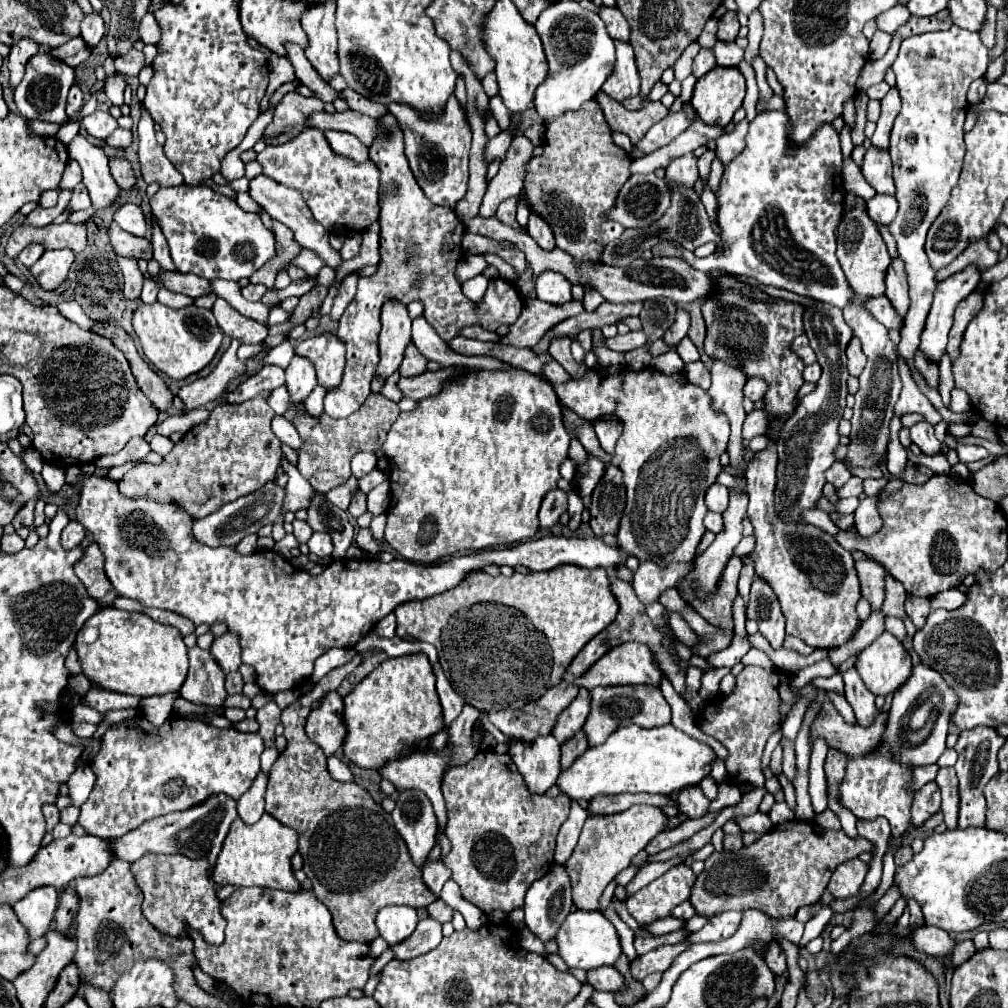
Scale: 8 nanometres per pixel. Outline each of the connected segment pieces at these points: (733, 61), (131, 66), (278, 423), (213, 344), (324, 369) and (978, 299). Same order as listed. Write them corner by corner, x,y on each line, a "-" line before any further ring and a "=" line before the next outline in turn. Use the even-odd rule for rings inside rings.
718,39
716,45
714,45
714,55
716,55
718,65
722,65
722,67
726,67
726,65
728,67
738,67
744,51
732,41
720,41
=
132,49
126,55
116,57
114,67
120,75
138,75
140,69
144,67
144,53
138,49
=
274,415
274,419
272,419
272,431
274,431
274,435
282,443
290,445
292,449
298,449
302,445
302,439
300,439
296,427
284,415
=
140,303
132,315
132,327
142,343
148,361
172,379
186,379
204,369
222,343
222,331
210,309
188,305
184,309
168,309
166,305
=
320,333
304,339
294,347
294,351
308,357
316,365
318,383
322,383
326,389
340,383
346,365
346,345
340,341
340,337
336,337
336,333
=
972,291
970,297
966,297
966,299
956,307
954,325
952,325
952,329
950,329
950,341
948,341
948,347
946,347
946,351
950,353
952,359
958,355
958,347
960,347
960,341
962,341
962,333
964,333
968,321
980,311
982,301
984,301
982,291

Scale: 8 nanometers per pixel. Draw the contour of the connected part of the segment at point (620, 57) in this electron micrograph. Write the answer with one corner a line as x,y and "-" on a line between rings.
614,41
614,45
616,45
614,71
610,73
608,81
604,81
602,91
608,93
612,99
622,101
622,99
638,95
640,77
638,77
638,71
636,71
632,45
628,41

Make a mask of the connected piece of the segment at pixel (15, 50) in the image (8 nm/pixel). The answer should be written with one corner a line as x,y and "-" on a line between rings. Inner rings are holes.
28,39
18,41
12,47
10,57
8,57
8,61
10,61
10,85
12,87
16,87
20,83
20,79
24,77
24,65
26,65
26,61
32,55
36,55
38,51
40,51
40,45
36,45
36,41
28,41

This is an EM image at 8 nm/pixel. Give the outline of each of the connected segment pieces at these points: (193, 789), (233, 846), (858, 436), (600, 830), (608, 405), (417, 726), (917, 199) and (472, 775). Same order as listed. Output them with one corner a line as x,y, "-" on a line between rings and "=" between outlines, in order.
144,715
124,719
110,725
110,729
100,739
100,751
92,757
90,769
96,775
94,789
88,801
80,807
78,823
86,833
96,837
122,837
124,833
136,829
148,819
184,811
192,805
202,803
212,793
226,793
234,799
242,797
252,785
260,771
260,755
264,743
258,733
242,733
236,729
218,729
202,721
170,717
164,725
154,727
=
264,813
262,819
254,825
248,825
240,817
236,817
224,839
212,877
216,883
232,883
240,887
258,885
258,887
270,887
282,891
298,891
300,883
294,879
290,867
290,857
296,853
296,849
298,849
296,831
282,825
270,813
=
858,303
844,307
844,319
852,327
854,335
862,341
862,351
868,357
864,371
860,373
860,389
856,393
854,415
850,419
852,433
848,443
846,461
850,467
880,467
886,463
888,457
888,443
890,443
890,421
894,417
894,405
898,401
902,383
898,377
896,367
896,345
888,337
888,329
878,323
870,313
866,313
=
634,805
622,813
614,815
590,815
584,823
580,841
566,861
568,875
572,879
572,899
578,909
594,911
598,909
598,899
606,885
630,865
630,859
644,849
662,829
664,829
666,815
660,807
648,805
=
624,367
614,375
602,375
594,369
586,369
580,381
572,379
564,385
554,385
554,389
560,403
574,409
580,417
596,419
598,415
602,417
610,411
624,425
624,435
616,445
616,455
620,457
620,469
626,485
626,507
616,535
620,549
640,561
656,561
662,569
672,561
692,563
706,531
702,523
708,511
704,505
704,493
720,473
720,453
726,451
730,435
728,419
710,407
708,393
692,385
684,373
664,375
654,367
646,367
642,371
=
412,653
412,655
402,655
402,657
382,661
368,677
364,677
344,697
344,717
342,717
344,725
346,725
344,755
358,767
380,769
384,765
384,761
398,759
400,755
408,755
410,751
416,751
416,743
420,743
422,739
436,735
440,729
444,729
442,707
440,707
434,683
436,683
436,677
434,677
432,665
428,663
428,657
424,653
=
952,25
948,31
922,33
902,41
900,53
892,65
892,71
896,73
896,87
900,89
902,97
902,109
890,133
890,157
894,163
896,199
900,209
888,229
894,235
900,259
906,265
912,301
904,329
900,331
902,341
898,343
898,353
908,361
920,391
936,409
944,405
940,393
936,389
928,389
912,365
914,351
916,345
920,345
920,333
932,305
932,293
936,289
936,273
928,265
924,243
932,221
940,215
950,199
952,187
958,183
966,153
962,131
968,107
966,91
974,79
984,77
986,65
988,49
982,45
978,33
956,25
=
480,751
466,765
450,767
442,779
442,793
448,809
448,821
444,835
450,839
452,849
442,863
452,871
452,879
460,885
462,897
476,905
486,915
500,909
510,913
516,907
524,905
524,895
532,881
546,873
554,863
554,847
560,825
568,819
570,813
570,797
558,795
550,799
546,795
532,793
526,789
524,779
516,769
508,753
498,754
494,751

